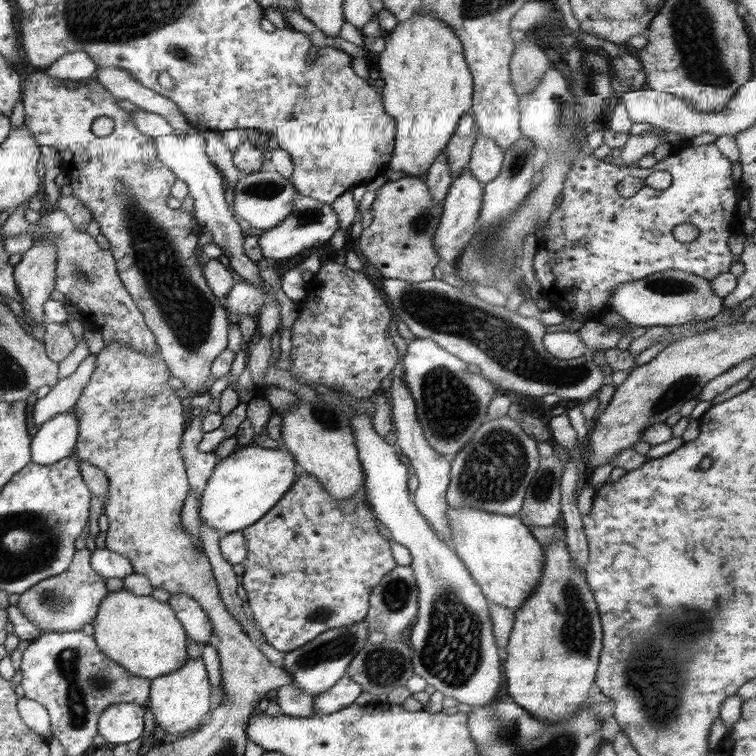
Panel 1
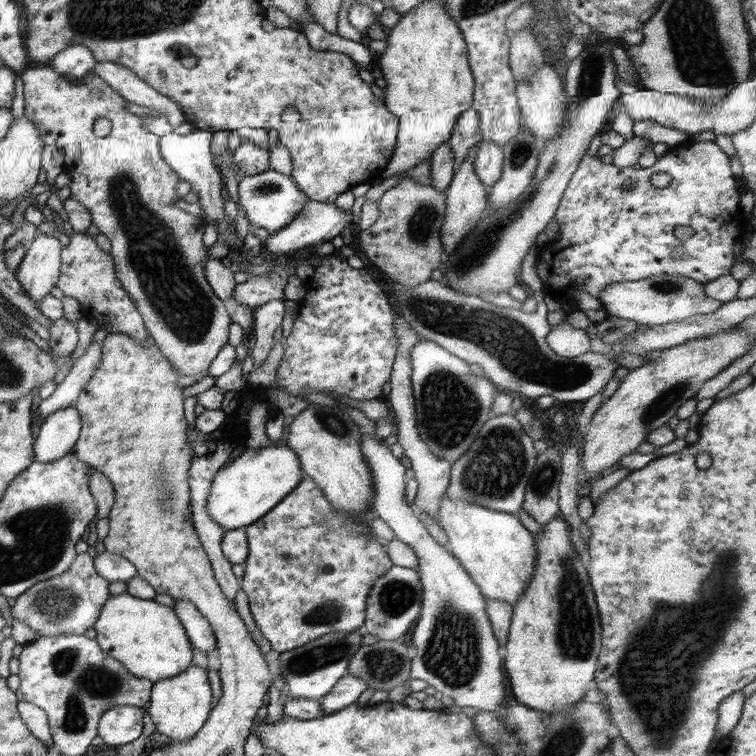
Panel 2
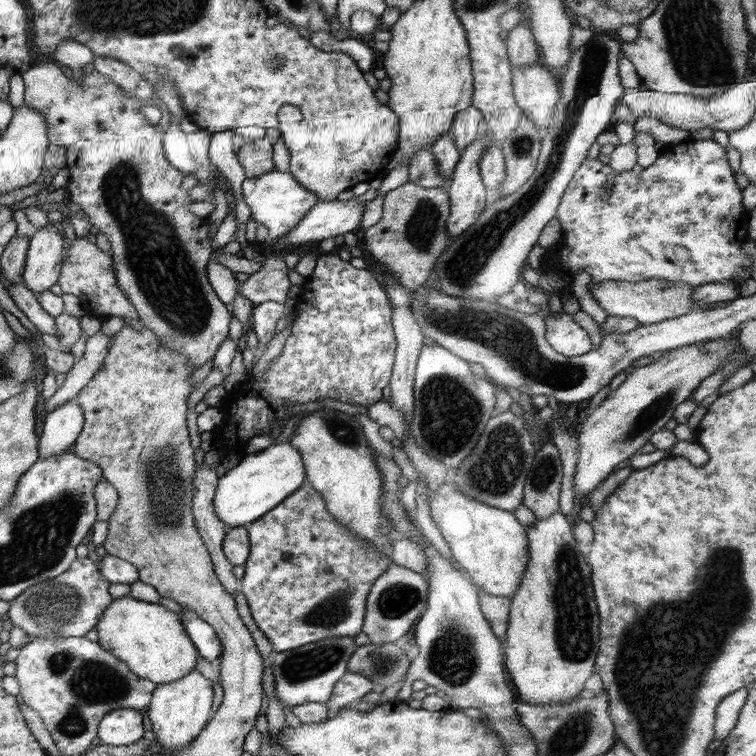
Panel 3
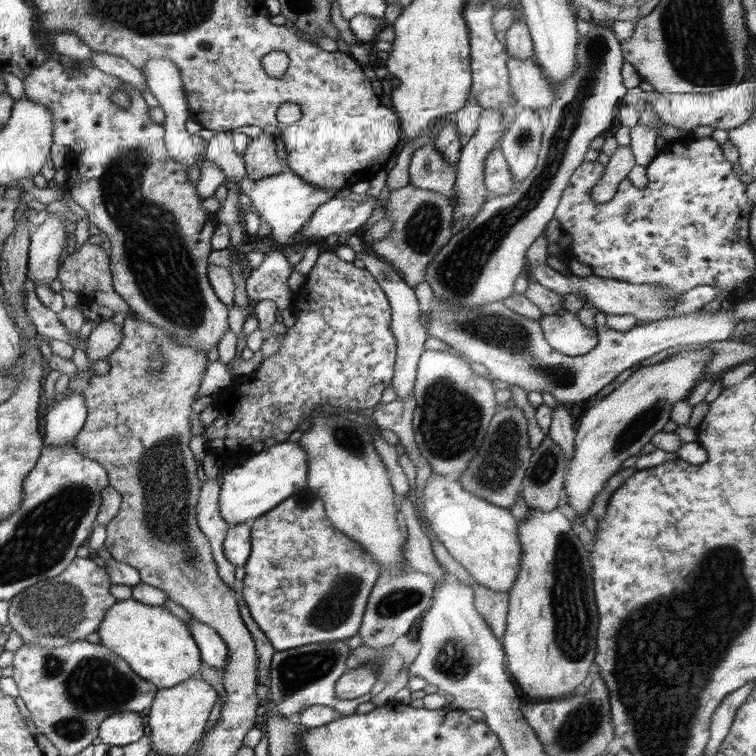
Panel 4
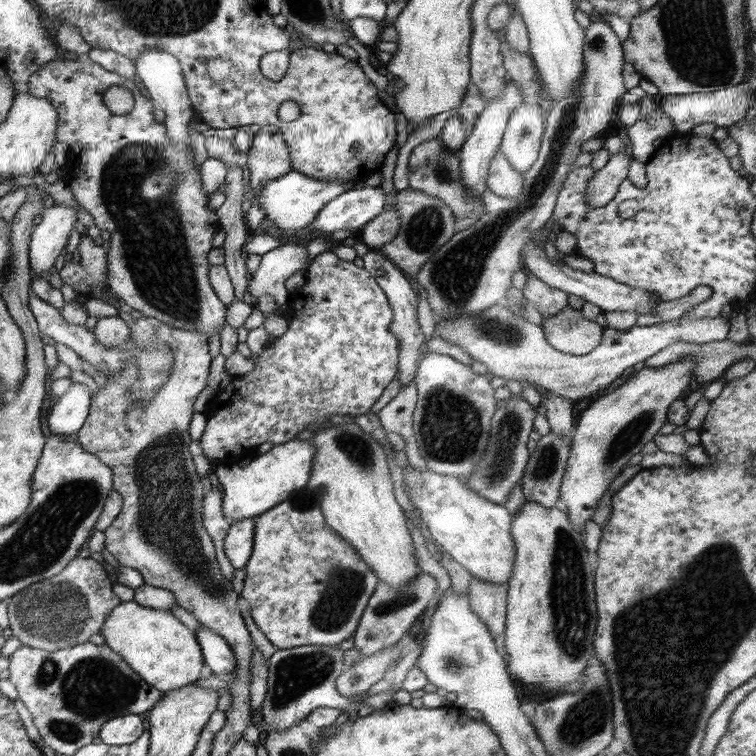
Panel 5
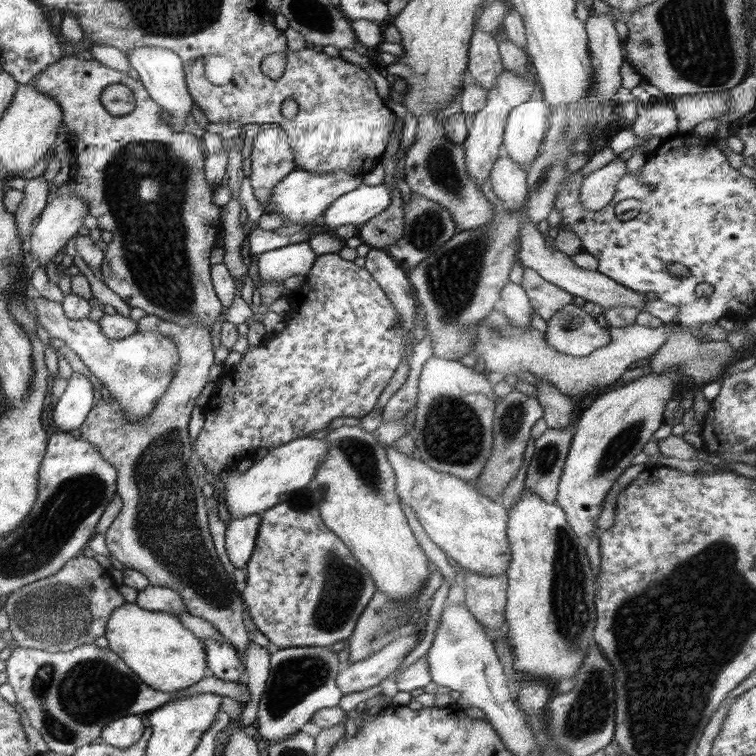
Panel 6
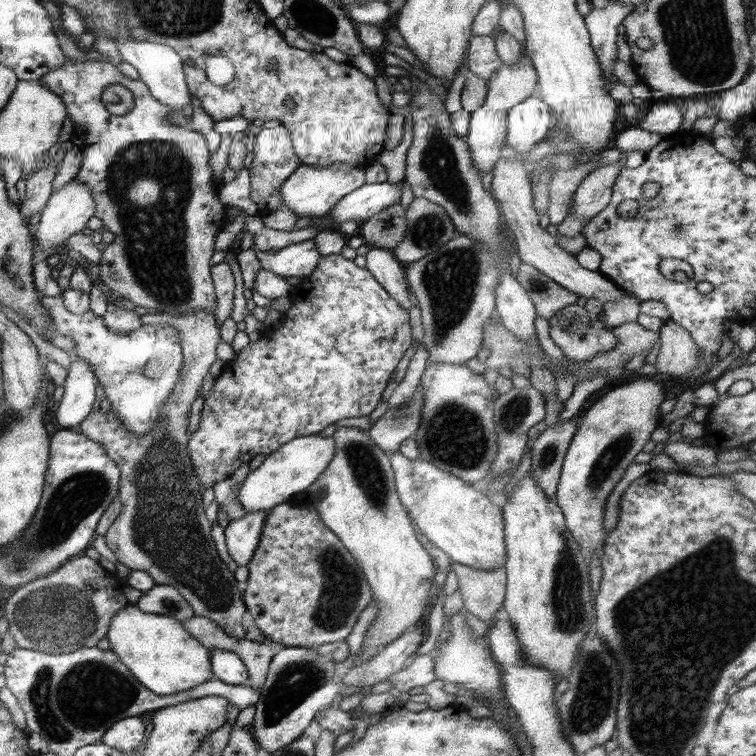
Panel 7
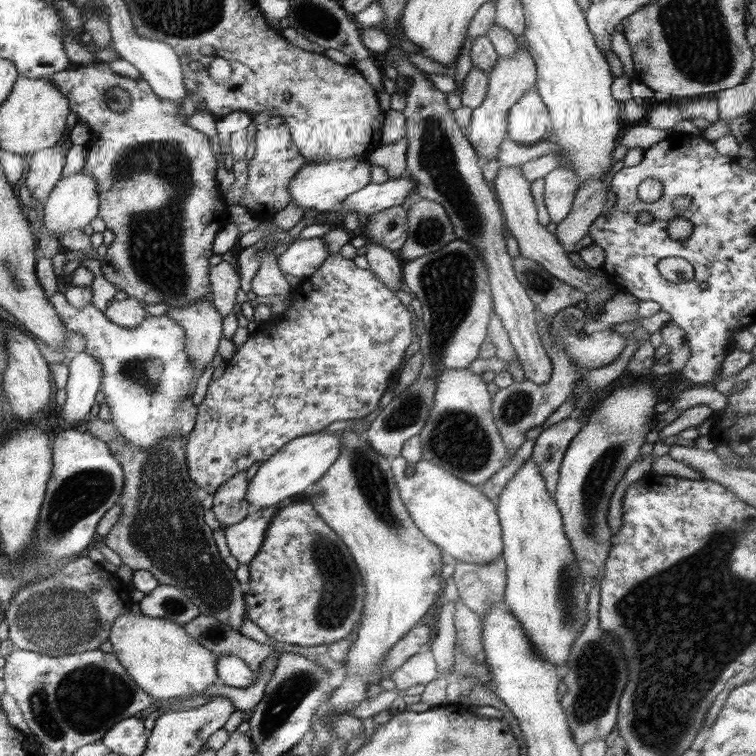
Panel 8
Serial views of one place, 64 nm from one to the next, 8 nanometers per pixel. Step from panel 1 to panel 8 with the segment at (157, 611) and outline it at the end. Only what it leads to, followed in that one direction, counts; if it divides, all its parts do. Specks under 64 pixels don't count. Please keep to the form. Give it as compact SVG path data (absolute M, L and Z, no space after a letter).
M131 610L118 616L108 640L118 662L126 668L136 685L156 702L203 694L218 680L217 654L192 638L182 625L168 619L148 618Z

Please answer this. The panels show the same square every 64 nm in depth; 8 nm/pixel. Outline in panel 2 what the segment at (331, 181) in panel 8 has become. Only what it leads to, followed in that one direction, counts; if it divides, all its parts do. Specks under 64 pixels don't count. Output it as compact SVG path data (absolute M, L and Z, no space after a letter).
M271 168L254 176L242 176L238 184L238 193L240 207L246 213L251 228L264 228L269 234L282 230L286 224L294 221L294 218L309 202L306 194L298 189L291 174L280 174Z

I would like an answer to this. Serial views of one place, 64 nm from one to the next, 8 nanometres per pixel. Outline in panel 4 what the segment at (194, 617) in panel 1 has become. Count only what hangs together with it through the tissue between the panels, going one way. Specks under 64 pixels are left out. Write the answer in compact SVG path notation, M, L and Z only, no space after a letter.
M194 619L188 624L194 641L200 649L202 662L222 672L228 666L228 647L222 637L210 626Z

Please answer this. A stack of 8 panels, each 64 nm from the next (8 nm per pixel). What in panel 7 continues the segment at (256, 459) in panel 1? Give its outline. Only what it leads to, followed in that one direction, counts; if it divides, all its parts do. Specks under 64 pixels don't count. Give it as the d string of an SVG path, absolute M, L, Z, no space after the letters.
M316 434L301 436L286 442L269 454L263 463L244 478L242 486L238 488L236 499L242 503L244 511L255 513L259 510L269 511L278 504L292 501L295 495L308 491L309 486L330 464L334 458L334 444L332 437L322 437Z

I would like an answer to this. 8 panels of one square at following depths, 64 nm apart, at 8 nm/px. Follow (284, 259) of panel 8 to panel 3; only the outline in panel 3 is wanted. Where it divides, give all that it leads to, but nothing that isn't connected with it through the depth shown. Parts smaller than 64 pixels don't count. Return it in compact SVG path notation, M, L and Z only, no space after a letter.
M282 255L272 256L263 261L263 264L260 270L240 282L238 291L254 306L273 301L283 307L288 300L288 290L291 286L284 258Z

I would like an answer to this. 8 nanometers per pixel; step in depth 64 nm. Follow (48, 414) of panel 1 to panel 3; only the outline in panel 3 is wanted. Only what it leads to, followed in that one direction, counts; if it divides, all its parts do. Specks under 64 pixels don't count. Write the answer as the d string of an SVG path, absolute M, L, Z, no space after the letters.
M101 330L87 338L83 358L74 362L74 366L67 372L63 385L58 387L54 395L47 400L45 404L47 412L52 412L52 409L58 408L58 405L77 398L78 393L100 370L102 362L109 354L110 342L112 342L112 336L104 334Z

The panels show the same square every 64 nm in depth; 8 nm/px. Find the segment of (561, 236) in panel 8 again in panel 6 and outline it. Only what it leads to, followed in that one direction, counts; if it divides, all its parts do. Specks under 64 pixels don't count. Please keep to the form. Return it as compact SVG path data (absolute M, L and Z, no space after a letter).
M617 157L610 164L587 174L580 187L580 205L584 211L603 210L613 200L618 182L626 175L626 162Z

